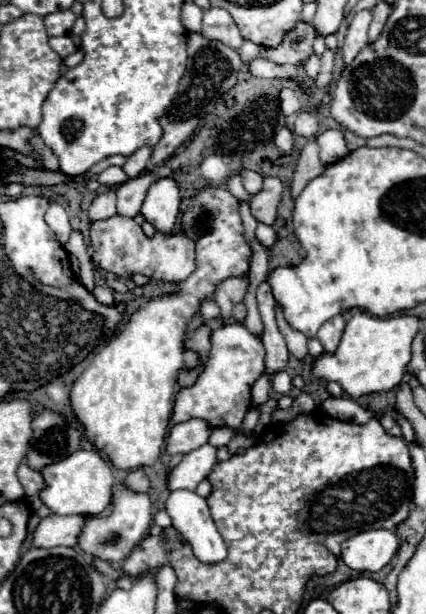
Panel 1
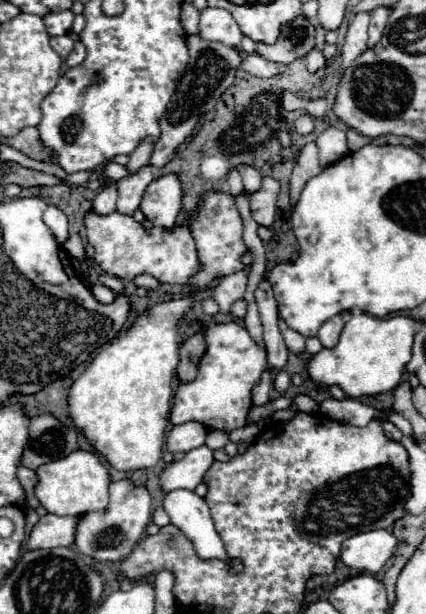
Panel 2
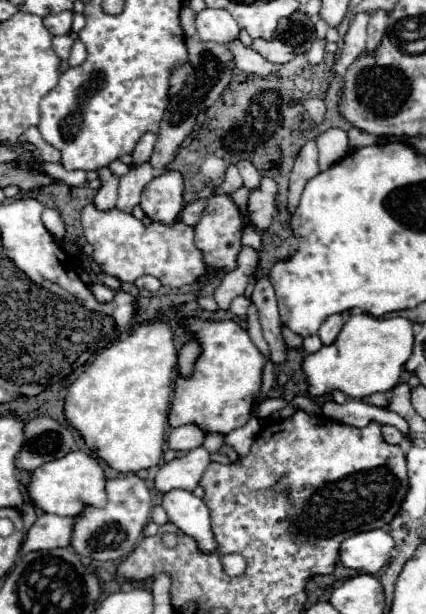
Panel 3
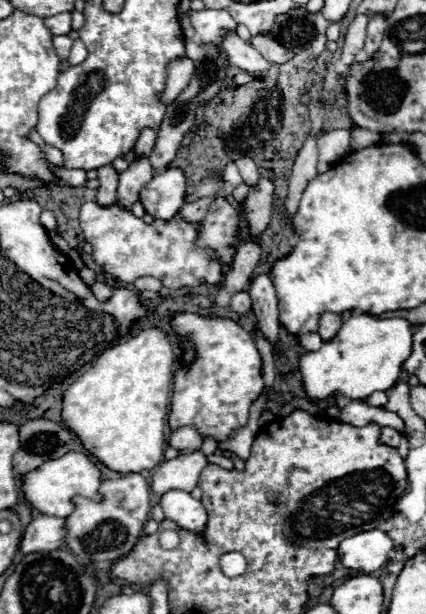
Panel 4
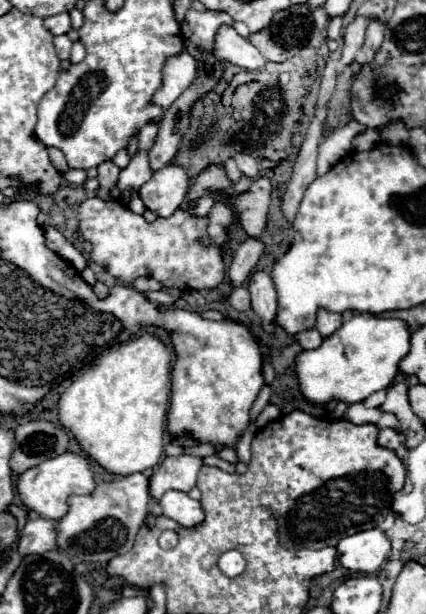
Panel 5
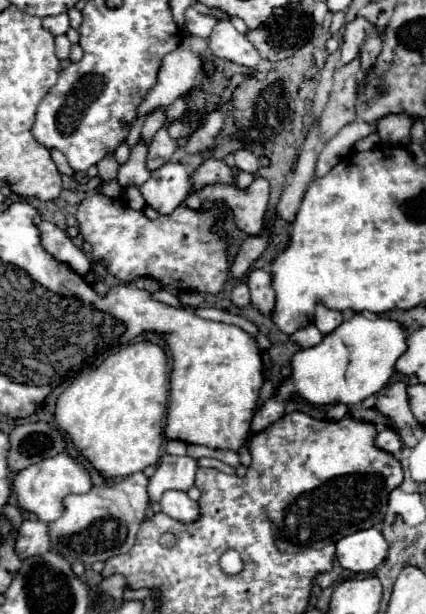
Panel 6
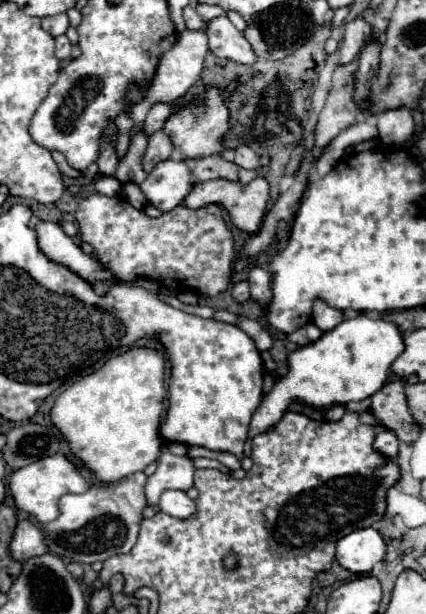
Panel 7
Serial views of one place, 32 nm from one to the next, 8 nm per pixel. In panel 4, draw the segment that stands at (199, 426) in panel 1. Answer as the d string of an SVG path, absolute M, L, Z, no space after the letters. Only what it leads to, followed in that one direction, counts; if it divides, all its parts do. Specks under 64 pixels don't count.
M180 428L180 430L172 432L170 446L178 448L178 450L196 450L202 446L202 438L194 428Z

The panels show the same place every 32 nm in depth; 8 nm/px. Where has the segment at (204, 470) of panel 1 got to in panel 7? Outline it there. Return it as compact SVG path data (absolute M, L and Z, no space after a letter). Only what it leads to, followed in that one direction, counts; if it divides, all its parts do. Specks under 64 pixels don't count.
M162 444L158 468L152 476L148 476L148 482L144 486L148 506L156 506L160 494L168 488L174 488L174 490L192 488L192 476L194 476L192 460L186 456L174 456L166 448L166 444Z

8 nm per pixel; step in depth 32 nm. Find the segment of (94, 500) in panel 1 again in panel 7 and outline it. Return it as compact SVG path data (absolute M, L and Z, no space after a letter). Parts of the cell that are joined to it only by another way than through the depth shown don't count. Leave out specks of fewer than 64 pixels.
M56 454L56 456L46 456L44 460L38 460L36 464L28 464L24 468L18 468L16 472L12 472L8 478L8 488L10 488L10 494L12 494L18 510L22 510L30 516L36 516L40 522L50 522L58 516L60 496L68 494L68 492L74 492L74 494L86 492L88 484L84 480L84 476L76 470L76 466L72 462L68 462L66 456Z

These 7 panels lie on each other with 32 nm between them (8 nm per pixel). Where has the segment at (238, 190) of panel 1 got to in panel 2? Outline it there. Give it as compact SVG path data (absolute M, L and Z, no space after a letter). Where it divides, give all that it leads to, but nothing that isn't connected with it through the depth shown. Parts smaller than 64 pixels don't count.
M232 168L232 170L230 170L226 181L229 187L229 192L232 192L232 194L240 194L240 192L244 190L242 180L240 180L240 174L238 174L238 170L236 170L236 168Z

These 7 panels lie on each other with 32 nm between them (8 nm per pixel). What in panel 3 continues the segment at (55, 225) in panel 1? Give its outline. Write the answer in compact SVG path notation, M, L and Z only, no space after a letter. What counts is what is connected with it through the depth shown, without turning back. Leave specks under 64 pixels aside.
M44 210L41 216L42 222L44 222L44 226L60 240L60 238L64 238L64 224L62 224L62 220L60 220L60 214L56 212L56 210Z

